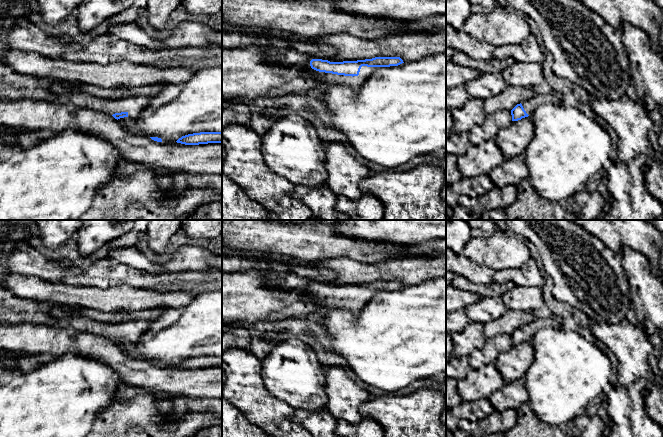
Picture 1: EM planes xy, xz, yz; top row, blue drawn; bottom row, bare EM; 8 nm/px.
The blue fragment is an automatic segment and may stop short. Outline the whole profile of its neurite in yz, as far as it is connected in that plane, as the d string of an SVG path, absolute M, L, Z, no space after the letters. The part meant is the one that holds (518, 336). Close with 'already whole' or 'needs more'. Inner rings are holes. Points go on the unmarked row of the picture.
M552 315L547 319L536 319L532 323L524 324L511 334L512 345L518 345L531 340L534 334L542 328L562 329L563 320L560 316Z | needs more

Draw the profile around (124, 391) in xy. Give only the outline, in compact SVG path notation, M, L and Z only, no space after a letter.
M125 382L119 384L117 391L113 395L114 402L118 400L130 400L136 395L143 393L144 390L138 387L133 387Z

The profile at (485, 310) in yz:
M502 296L493 298L481 297L476 303L468 305L465 309L469 322L489 323L500 319L507 308Z

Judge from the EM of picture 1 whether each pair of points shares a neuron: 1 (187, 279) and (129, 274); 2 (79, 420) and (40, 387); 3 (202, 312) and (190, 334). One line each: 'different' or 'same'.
1: same
2: same
3: same

